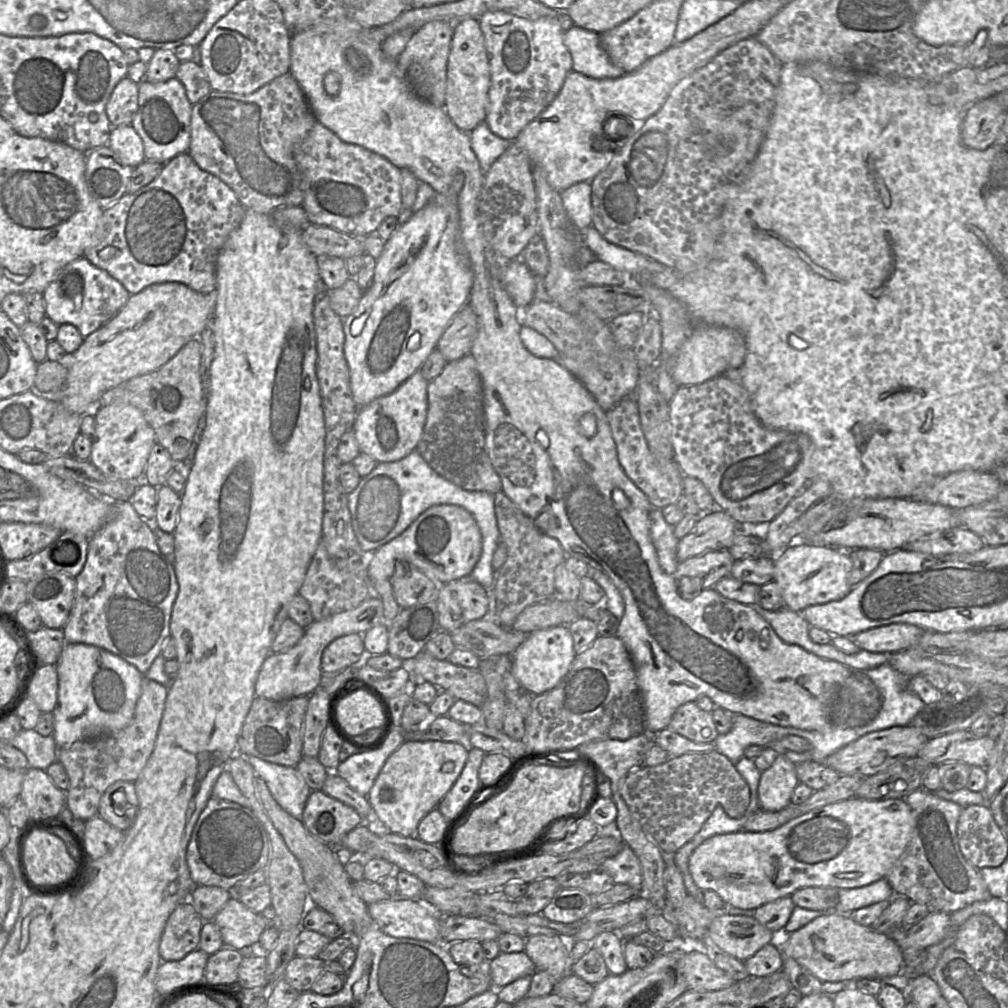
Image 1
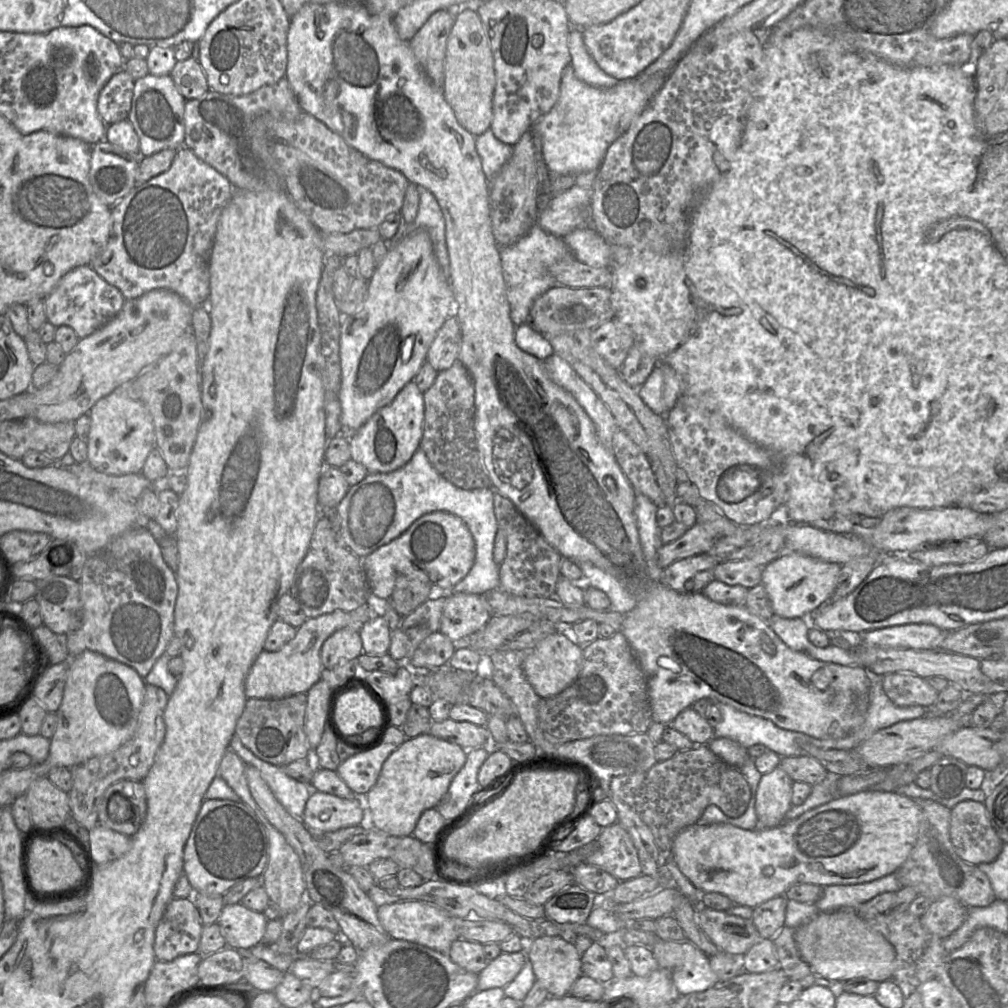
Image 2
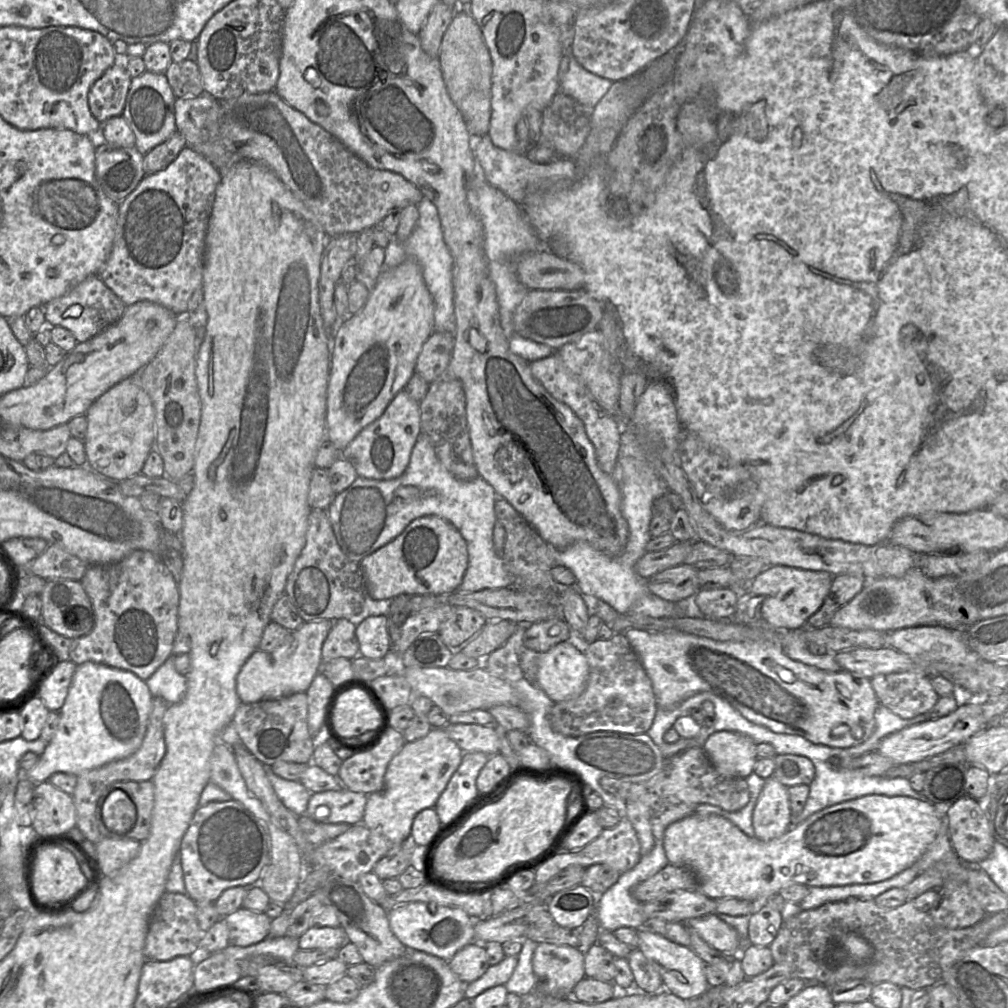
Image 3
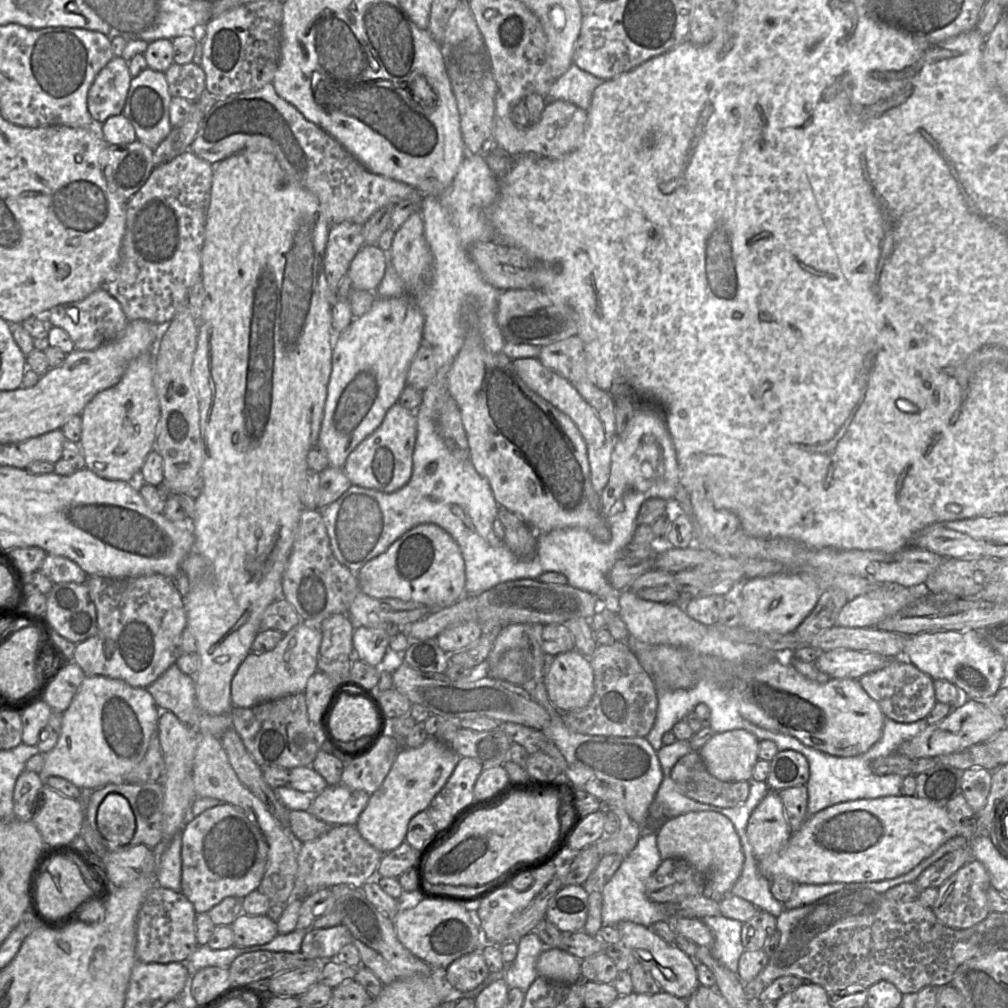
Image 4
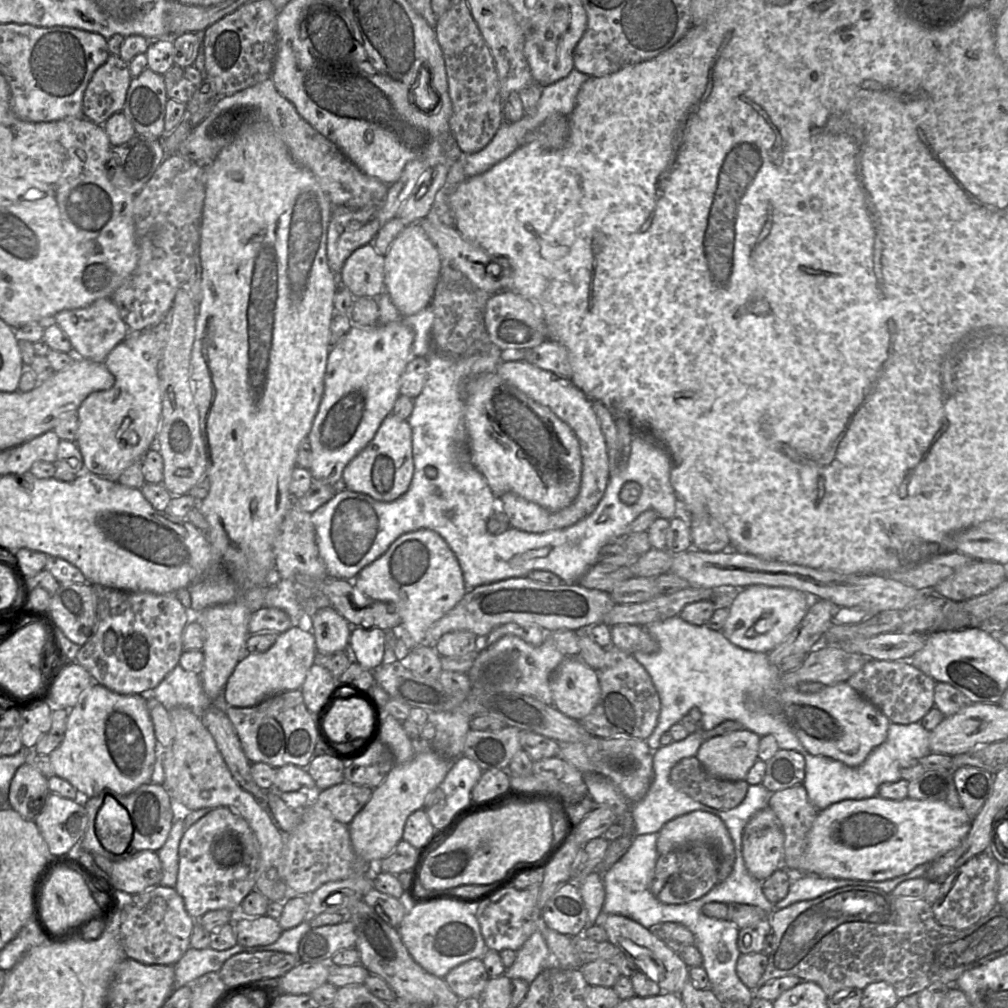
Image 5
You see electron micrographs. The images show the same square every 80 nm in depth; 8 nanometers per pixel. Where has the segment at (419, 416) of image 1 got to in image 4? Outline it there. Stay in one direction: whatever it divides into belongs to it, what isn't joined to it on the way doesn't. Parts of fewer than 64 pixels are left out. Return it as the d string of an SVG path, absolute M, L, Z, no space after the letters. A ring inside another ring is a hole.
M398 401L390 407L381 425L349 454L343 466L352 485L384 493L392 493L405 486L413 471L413 453L417 438L417 417L415 411L402 406Z

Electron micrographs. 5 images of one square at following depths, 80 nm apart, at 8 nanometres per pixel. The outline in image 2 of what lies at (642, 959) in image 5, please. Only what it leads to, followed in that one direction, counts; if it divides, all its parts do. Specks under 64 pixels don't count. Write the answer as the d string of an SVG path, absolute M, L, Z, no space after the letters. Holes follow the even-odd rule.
M658 939L651 948L659 967L669 969L676 995L687 995L695 992L703 992L720 982L718 976L710 967L710 958L698 947L689 941L664 941Z

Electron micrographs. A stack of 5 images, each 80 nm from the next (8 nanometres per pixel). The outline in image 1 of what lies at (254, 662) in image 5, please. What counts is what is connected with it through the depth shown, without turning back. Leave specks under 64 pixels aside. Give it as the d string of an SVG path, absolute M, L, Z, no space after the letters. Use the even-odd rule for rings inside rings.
M371 594L358 607L334 614L326 619L312 622L304 635L293 647L271 653L264 660L255 683L255 697L269 700L286 700L299 696L310 696L320 686L322 676L322 653L336 638L351 633L366 632L384 622L383 602Z

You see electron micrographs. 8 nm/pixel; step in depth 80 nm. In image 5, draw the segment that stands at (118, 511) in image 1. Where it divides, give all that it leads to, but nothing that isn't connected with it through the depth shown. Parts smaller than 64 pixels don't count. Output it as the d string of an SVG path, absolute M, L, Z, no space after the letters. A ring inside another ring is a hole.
M93 585L93 591L96 596L96 613L97 622L95 625L95 631L89 640L82 646L80 646L75 662L81 665L91 675L93 683L98 683L105 688L123 695L148 695L150 692L158 686L158 684L177 666L179 665L179 659L183 652L182 635L183 630L191 618L189 610L186 610L180 603L175 593L166 594L154 594L150 592L126 592L114 588L108 588L101 585Z

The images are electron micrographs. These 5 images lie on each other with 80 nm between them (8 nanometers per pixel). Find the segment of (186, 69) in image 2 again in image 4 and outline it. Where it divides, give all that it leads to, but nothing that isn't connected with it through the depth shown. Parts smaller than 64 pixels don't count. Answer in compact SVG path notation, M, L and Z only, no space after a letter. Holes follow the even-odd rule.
M194 62L184 65L173 63L164 73L172 97L194 102L205 91L205 73Z

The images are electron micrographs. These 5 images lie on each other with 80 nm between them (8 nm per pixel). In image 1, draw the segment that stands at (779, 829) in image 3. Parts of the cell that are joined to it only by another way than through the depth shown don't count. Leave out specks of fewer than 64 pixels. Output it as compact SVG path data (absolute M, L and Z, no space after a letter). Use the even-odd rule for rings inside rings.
M780 754L772 766L761 773L758 786L759 808L779 812L791 804L791 797L799 783L796 764Z

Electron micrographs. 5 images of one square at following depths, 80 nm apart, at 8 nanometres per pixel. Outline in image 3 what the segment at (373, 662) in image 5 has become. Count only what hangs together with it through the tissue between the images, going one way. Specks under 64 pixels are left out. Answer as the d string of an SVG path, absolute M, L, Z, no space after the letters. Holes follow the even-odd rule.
M372 615L356 625L359 655L369 659L383 659L392 650L388 632L388 616Z

